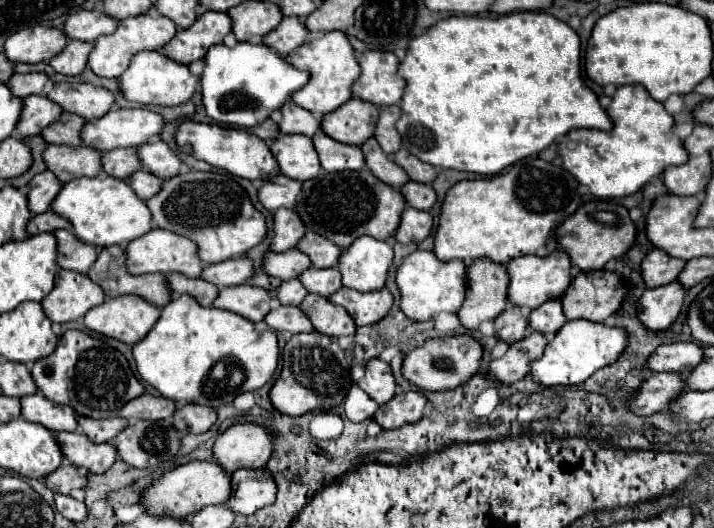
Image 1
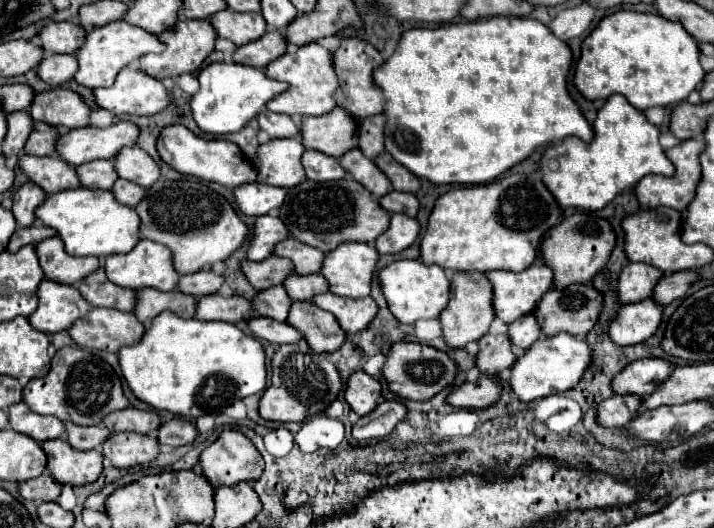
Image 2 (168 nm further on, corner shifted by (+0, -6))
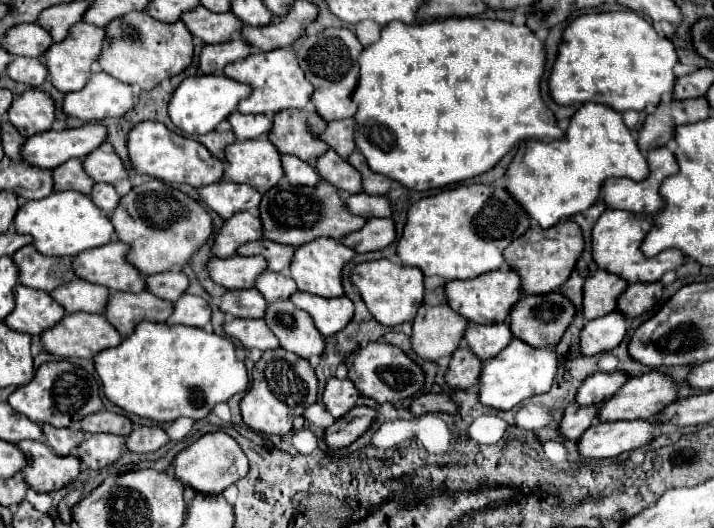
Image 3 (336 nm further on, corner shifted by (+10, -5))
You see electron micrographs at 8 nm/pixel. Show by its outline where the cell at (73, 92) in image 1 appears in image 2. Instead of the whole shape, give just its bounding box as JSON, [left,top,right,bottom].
[30,88,90,128]

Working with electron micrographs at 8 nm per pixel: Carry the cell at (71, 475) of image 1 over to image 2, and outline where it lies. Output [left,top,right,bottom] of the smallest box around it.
[18,474,62,502]

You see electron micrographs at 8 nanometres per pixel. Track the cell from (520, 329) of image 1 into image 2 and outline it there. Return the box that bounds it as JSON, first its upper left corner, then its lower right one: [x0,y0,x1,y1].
[476,334,514,376]

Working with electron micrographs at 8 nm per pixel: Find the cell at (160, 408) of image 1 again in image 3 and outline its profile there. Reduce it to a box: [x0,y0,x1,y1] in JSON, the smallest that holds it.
[82,411,132,437]

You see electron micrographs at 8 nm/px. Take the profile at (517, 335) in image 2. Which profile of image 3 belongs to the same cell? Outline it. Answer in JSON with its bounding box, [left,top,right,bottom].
[464,323,514,359]

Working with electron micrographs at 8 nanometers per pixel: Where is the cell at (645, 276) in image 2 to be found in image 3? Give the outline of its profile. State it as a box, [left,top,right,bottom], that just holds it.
[584,271,628,319]

